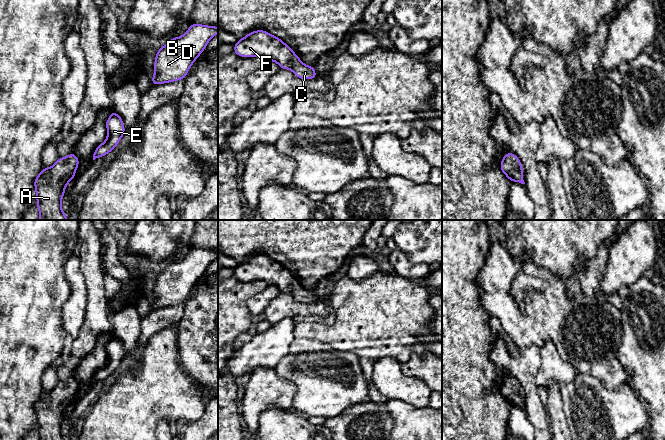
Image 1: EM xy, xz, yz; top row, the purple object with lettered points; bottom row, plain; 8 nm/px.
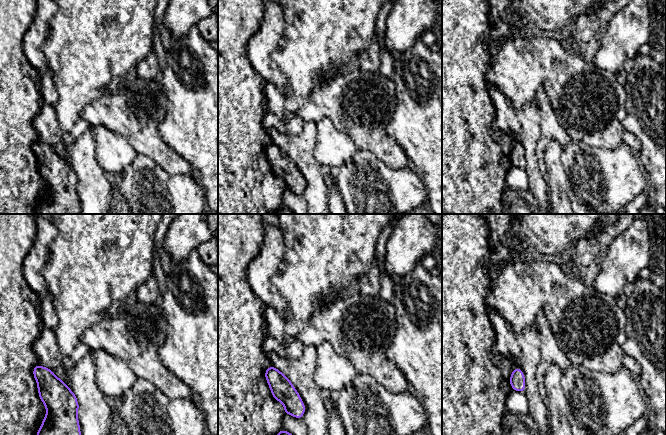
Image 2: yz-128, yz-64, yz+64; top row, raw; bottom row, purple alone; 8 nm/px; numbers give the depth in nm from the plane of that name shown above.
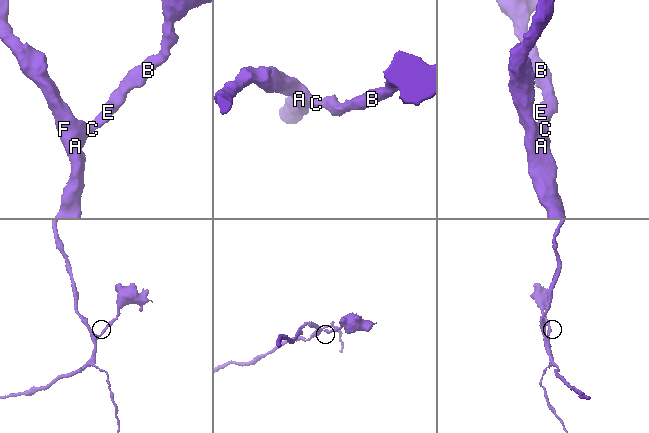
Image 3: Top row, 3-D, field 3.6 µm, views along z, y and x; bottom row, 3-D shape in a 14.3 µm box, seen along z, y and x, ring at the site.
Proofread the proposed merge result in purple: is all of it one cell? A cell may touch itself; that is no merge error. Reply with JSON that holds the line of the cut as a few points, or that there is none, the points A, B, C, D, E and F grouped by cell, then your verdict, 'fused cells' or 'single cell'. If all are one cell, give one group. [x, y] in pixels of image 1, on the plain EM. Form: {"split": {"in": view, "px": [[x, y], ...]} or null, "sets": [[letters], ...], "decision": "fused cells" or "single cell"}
{"split": null, "sets": [["A", "B", "C", "D", "E", "F"]], "decision": "single cell"}

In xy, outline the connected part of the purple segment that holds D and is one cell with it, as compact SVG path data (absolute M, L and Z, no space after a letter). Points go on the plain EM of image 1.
M192 247L183 260L171 263L156 277L152 308L185 302L189 292L217 257L218 251Z

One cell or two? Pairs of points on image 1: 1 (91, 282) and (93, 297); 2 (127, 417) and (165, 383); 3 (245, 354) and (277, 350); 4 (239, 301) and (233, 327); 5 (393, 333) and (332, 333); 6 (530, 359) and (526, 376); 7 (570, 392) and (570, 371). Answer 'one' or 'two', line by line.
1: one
2: one
3: one
4: one
5: one
6: one
7: two

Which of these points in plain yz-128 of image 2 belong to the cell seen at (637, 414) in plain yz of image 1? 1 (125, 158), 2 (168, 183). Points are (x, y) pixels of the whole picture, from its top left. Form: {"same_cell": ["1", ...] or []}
{"same_cell": ["2"]}

